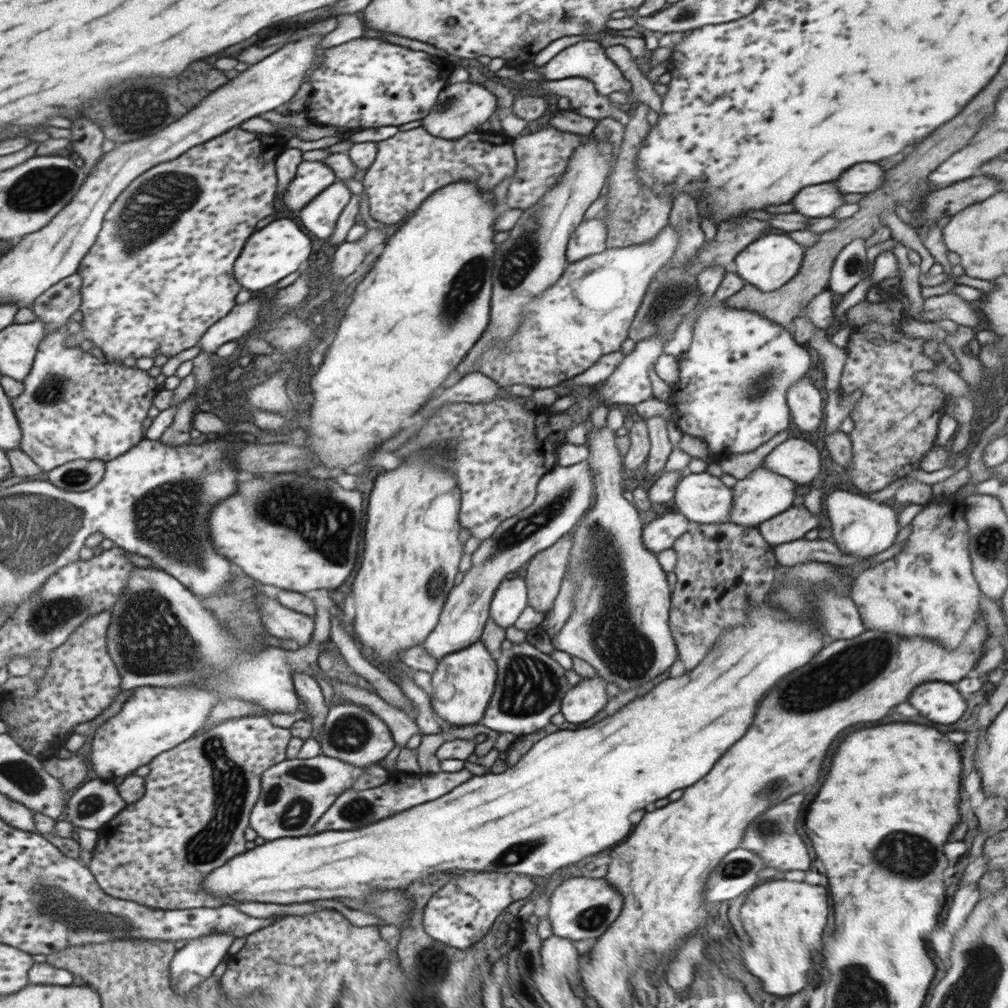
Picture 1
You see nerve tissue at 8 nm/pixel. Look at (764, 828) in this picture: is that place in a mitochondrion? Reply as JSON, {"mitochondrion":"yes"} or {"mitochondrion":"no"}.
{"mitochondrion":"yes"}

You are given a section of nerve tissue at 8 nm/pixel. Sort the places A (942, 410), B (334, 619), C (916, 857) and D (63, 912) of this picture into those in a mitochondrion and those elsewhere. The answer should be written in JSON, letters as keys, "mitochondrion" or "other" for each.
{"A":"other","B":"other","C":"mitochondrion","D":"mitochondrion"}

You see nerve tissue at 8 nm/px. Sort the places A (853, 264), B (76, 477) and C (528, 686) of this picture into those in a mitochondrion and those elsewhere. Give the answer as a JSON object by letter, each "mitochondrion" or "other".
{"A":"mitochondrion","B":"mitochondrion","C":"mitochondrion"}

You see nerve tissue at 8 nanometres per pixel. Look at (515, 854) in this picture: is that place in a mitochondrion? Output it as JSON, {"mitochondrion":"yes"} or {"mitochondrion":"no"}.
{"mitochondrion":"yes"}

